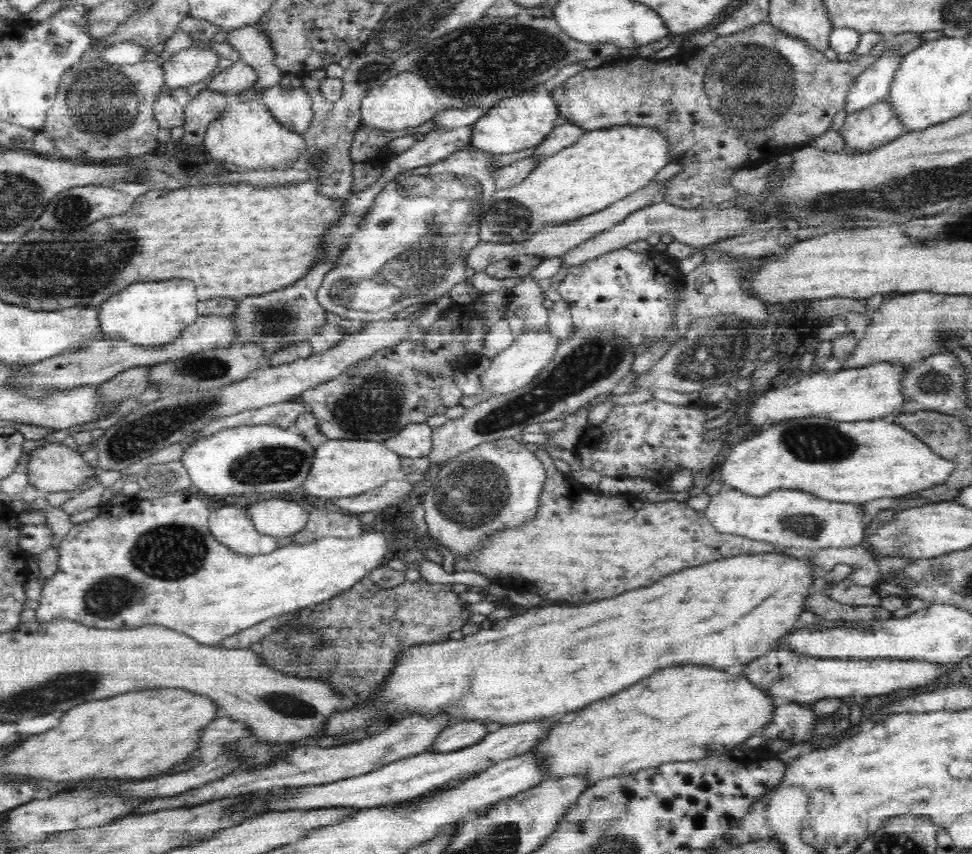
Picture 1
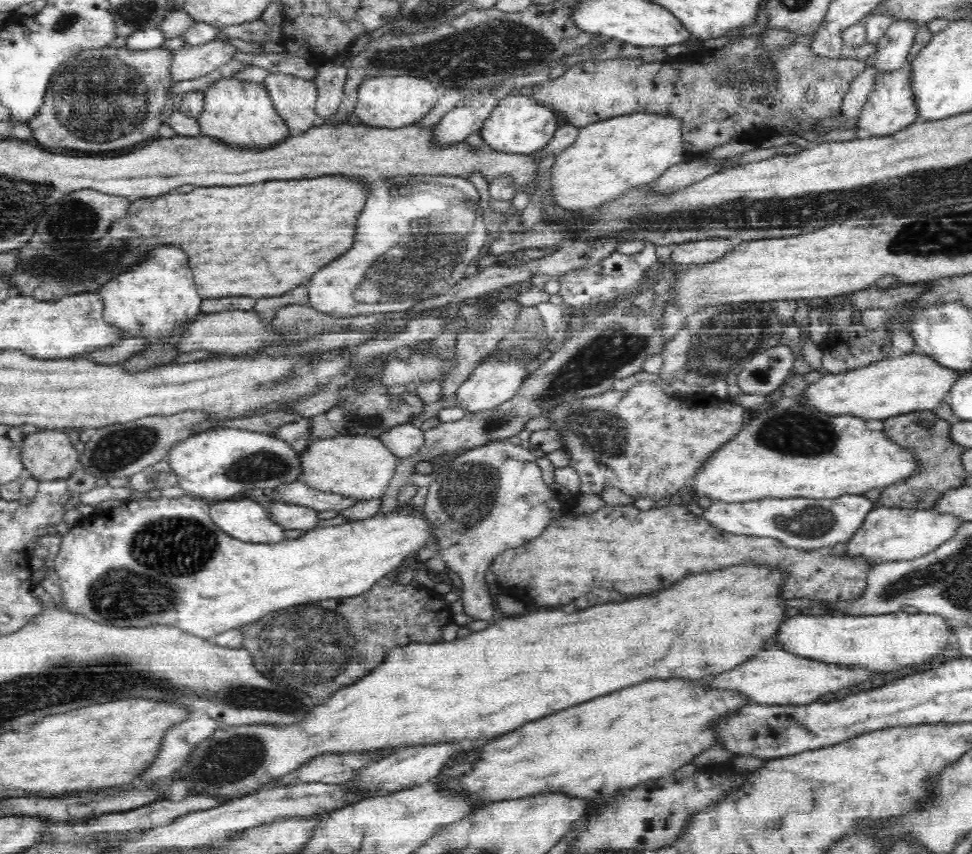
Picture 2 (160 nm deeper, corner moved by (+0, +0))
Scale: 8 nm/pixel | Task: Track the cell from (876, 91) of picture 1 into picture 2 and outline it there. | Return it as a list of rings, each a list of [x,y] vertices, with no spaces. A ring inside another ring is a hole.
[[[894,21],[885,32],[885,35],[877,42],[876,56],[872,67],[876,67],[878,76],[887,72],[901,69],[909,61],[906,59],[914,38],[923,29],[914,24],[914,21]]]

